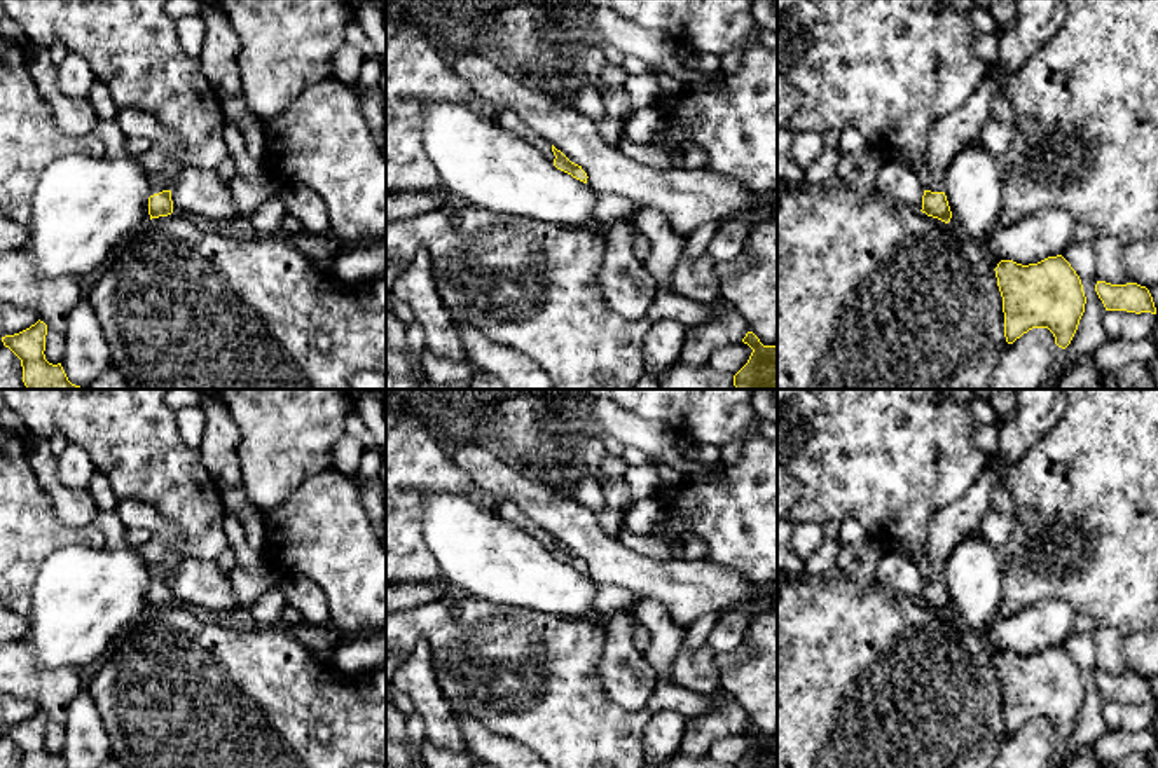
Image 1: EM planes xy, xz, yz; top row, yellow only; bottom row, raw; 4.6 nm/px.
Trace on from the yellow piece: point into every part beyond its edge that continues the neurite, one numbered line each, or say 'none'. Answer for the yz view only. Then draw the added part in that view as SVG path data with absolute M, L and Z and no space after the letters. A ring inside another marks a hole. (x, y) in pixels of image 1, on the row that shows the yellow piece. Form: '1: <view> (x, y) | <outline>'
1: yz (951, 133) | M983 77L961 106L933 122L924 164L917 171L924 190L943 192L947 168L961 150L980 140L983 124L992 119L992 103L1001 94L1006 94L1006 77Z

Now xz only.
1: xz (510, 121) | M501 110L500 117L501 117L501 126L505 129L508 129L508 131L515 133L517 136L520 136L522 140L526 140L538 152L541 152L547 161L550 161L554 164L555 155L552 152L552 143L550 141L547 141L533 127L524 124L519 119L519 115L515 112L512 112L512 110Z

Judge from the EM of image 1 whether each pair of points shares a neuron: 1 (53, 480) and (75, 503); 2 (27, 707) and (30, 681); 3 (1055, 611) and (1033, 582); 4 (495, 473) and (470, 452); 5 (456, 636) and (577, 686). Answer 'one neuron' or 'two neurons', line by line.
1: one neuron
2: two neurons
3: two neurons
4: one neuron
5: one neuron

